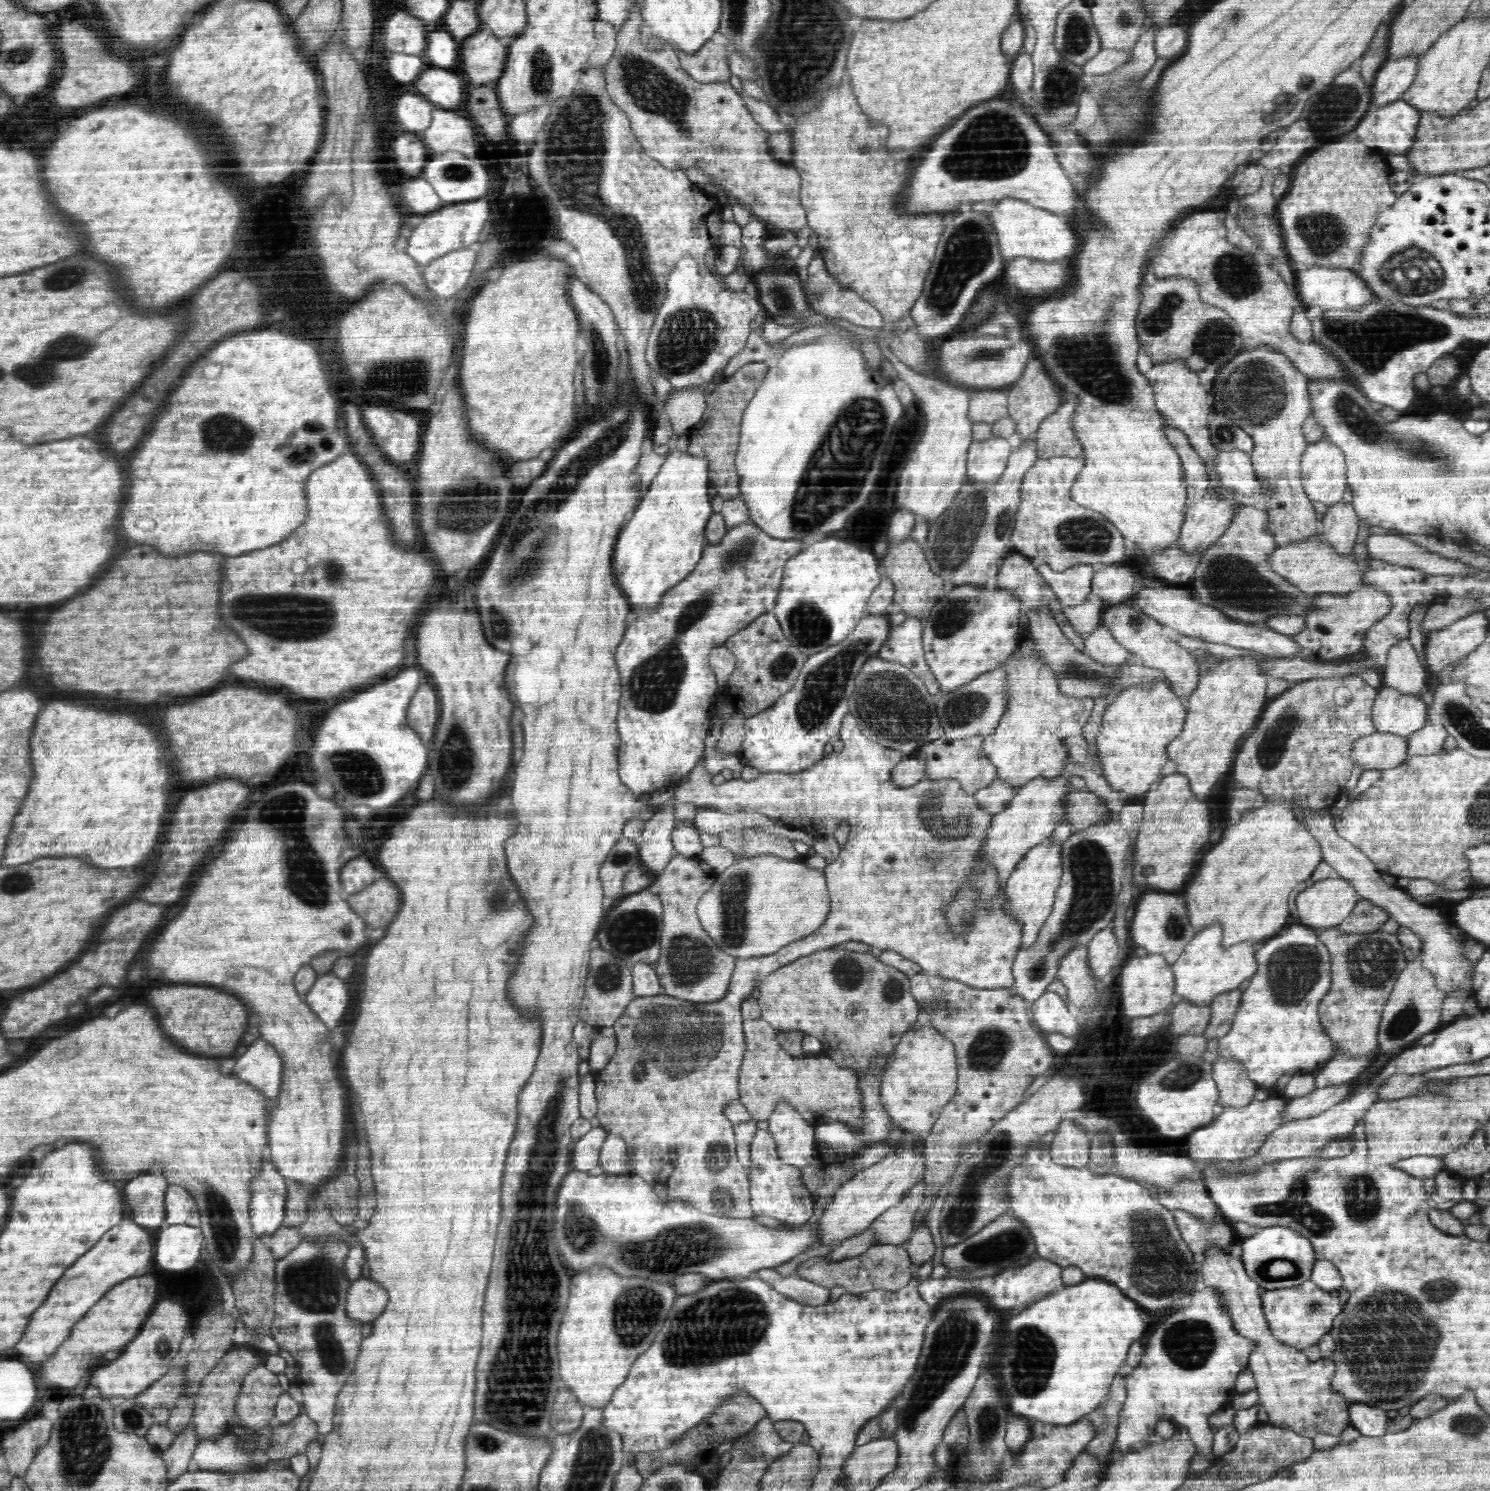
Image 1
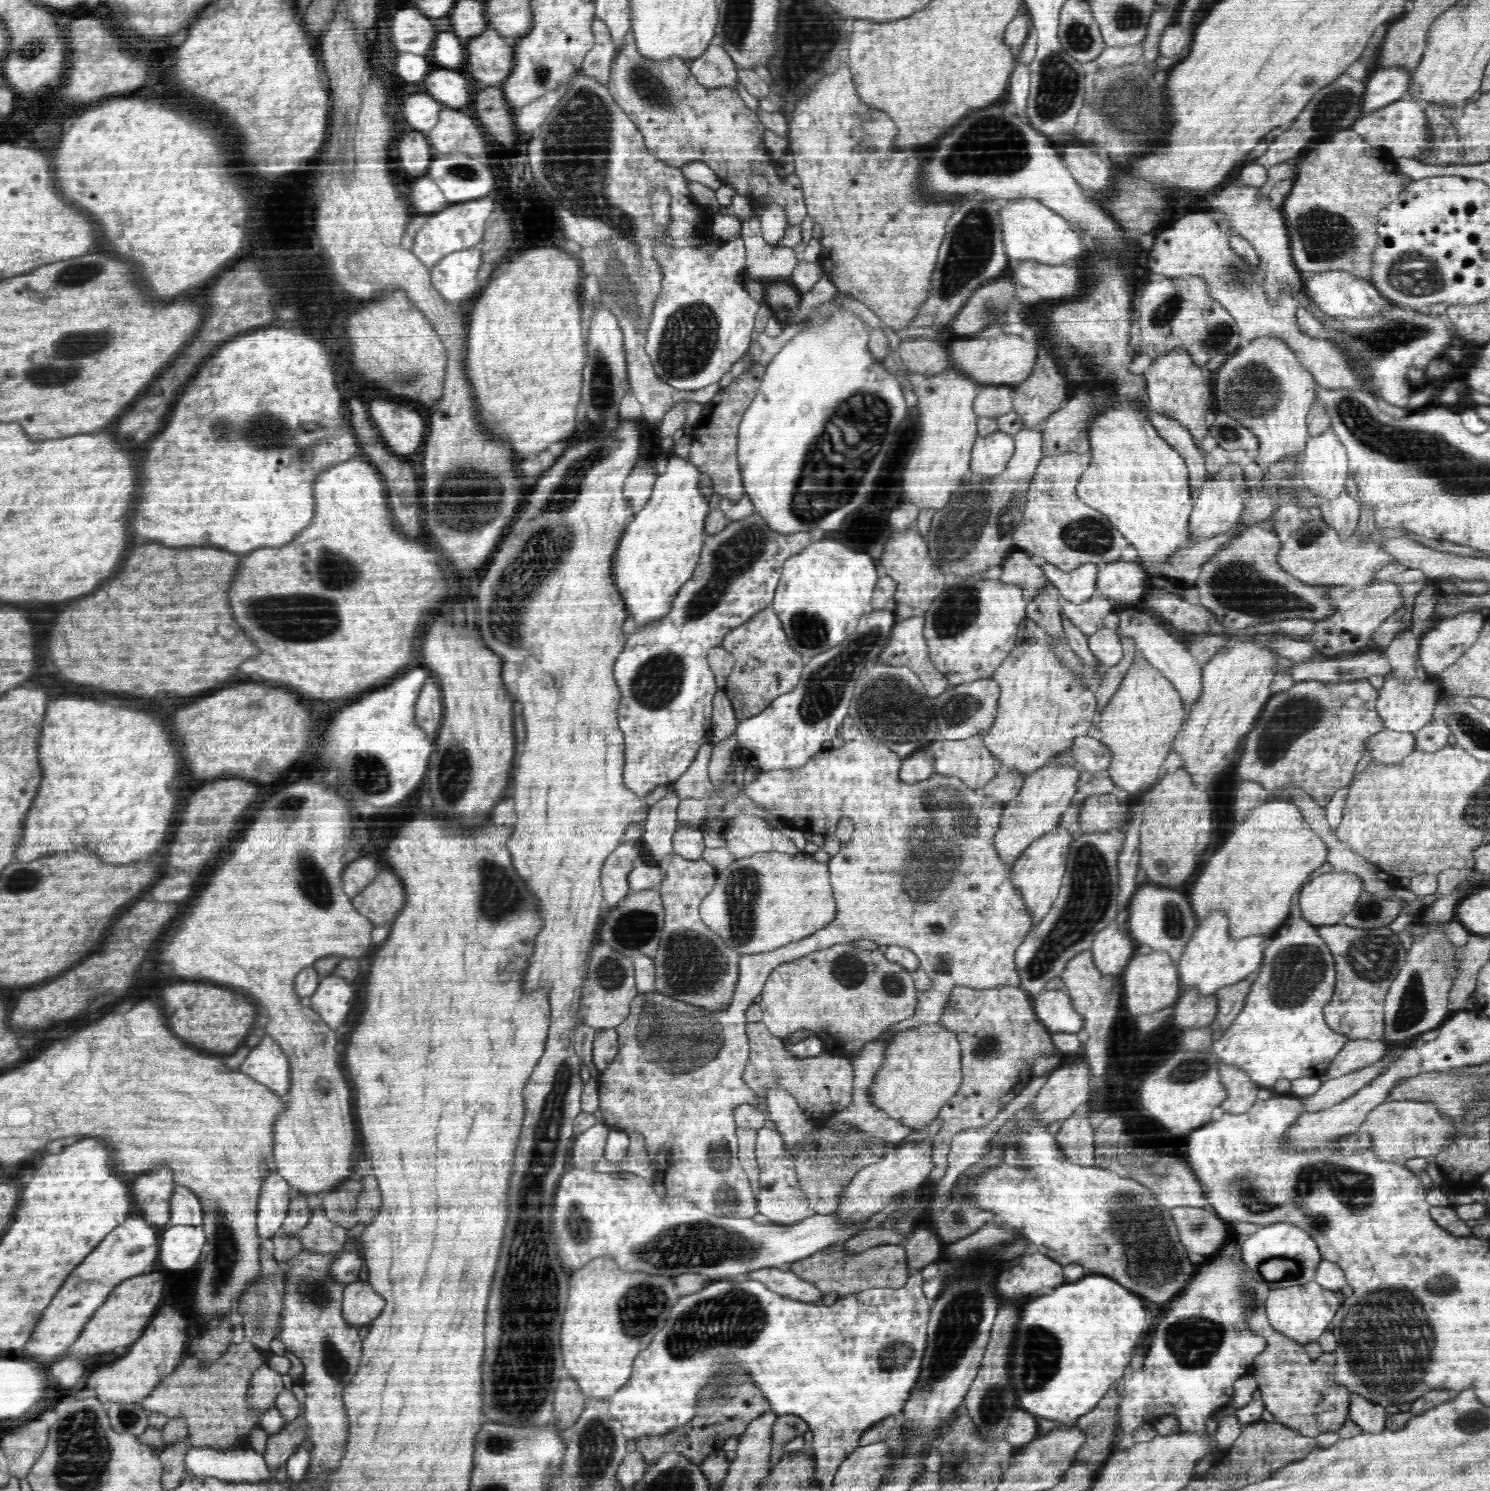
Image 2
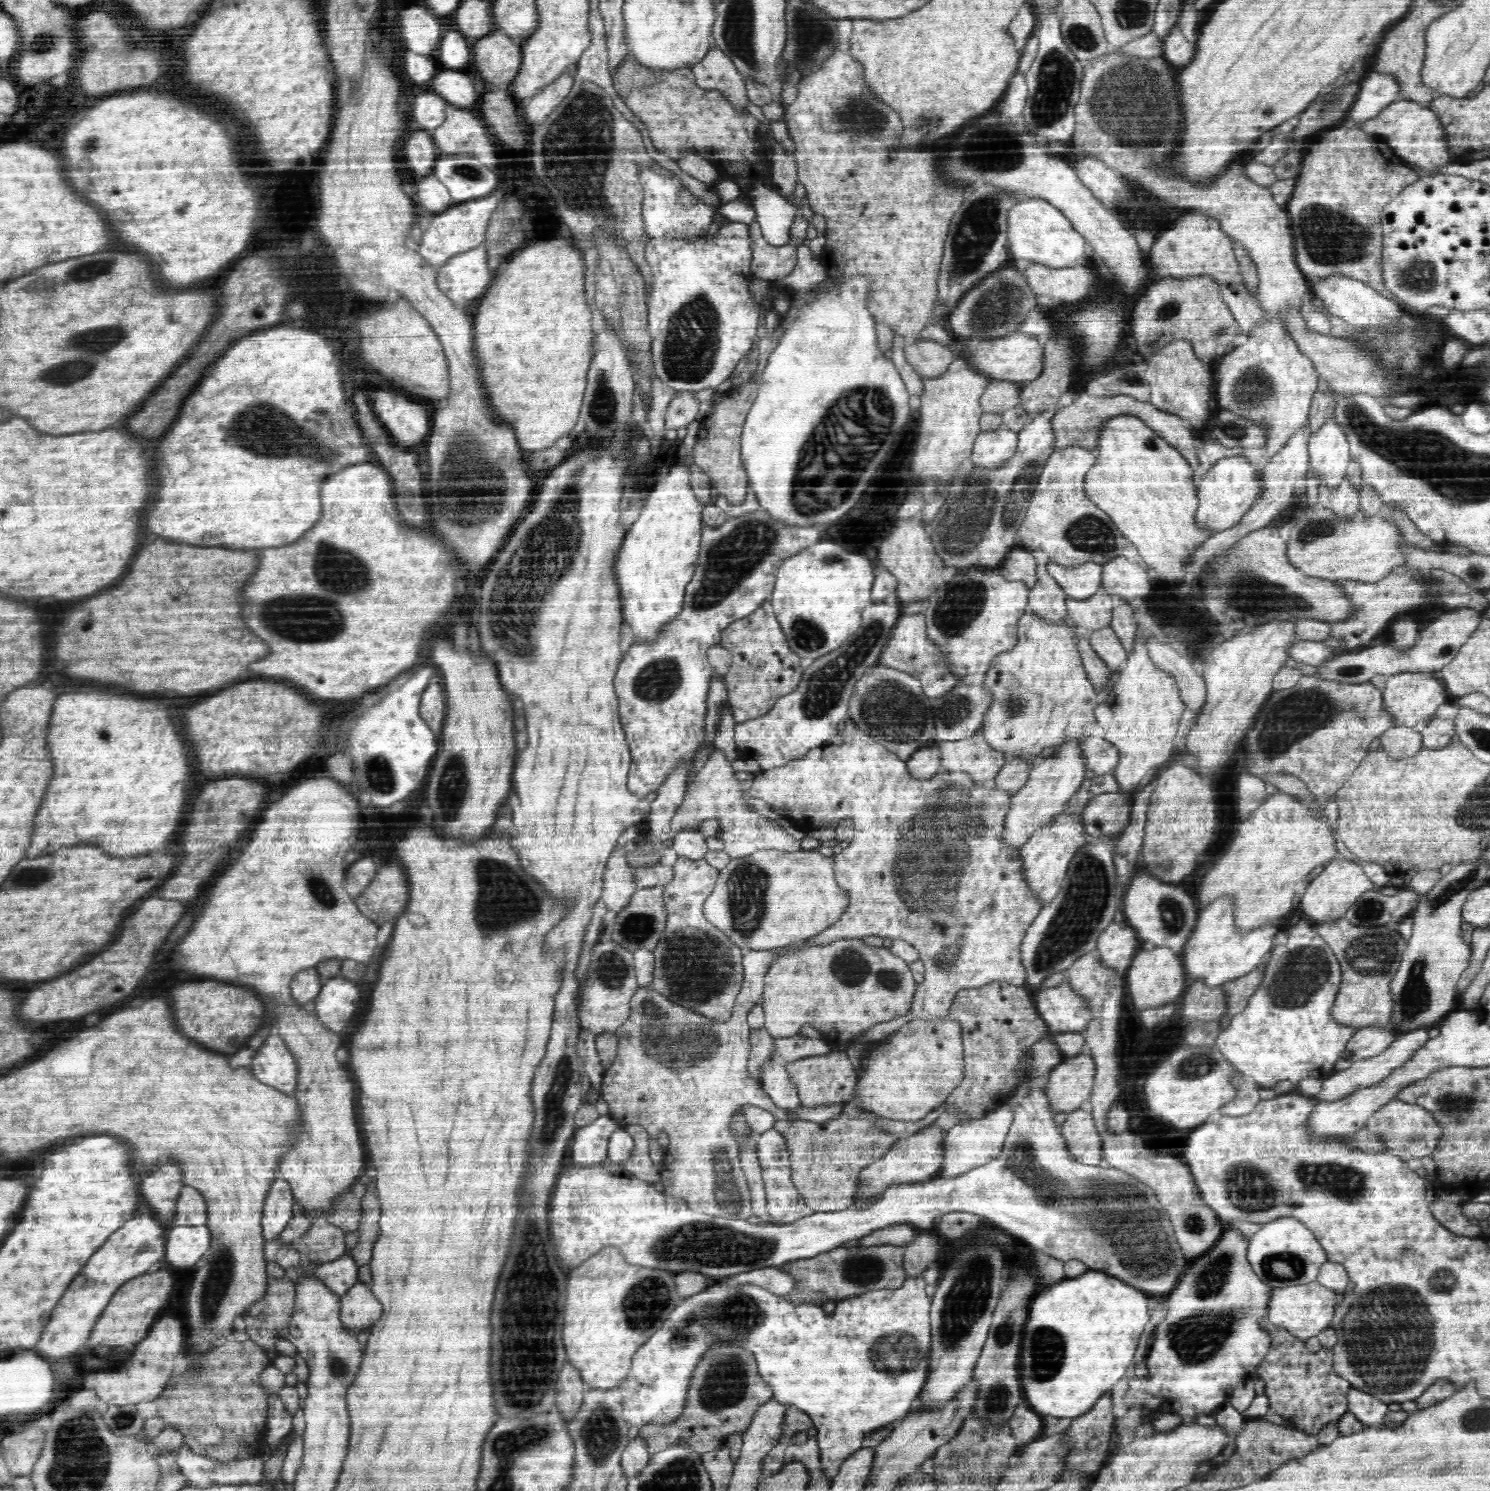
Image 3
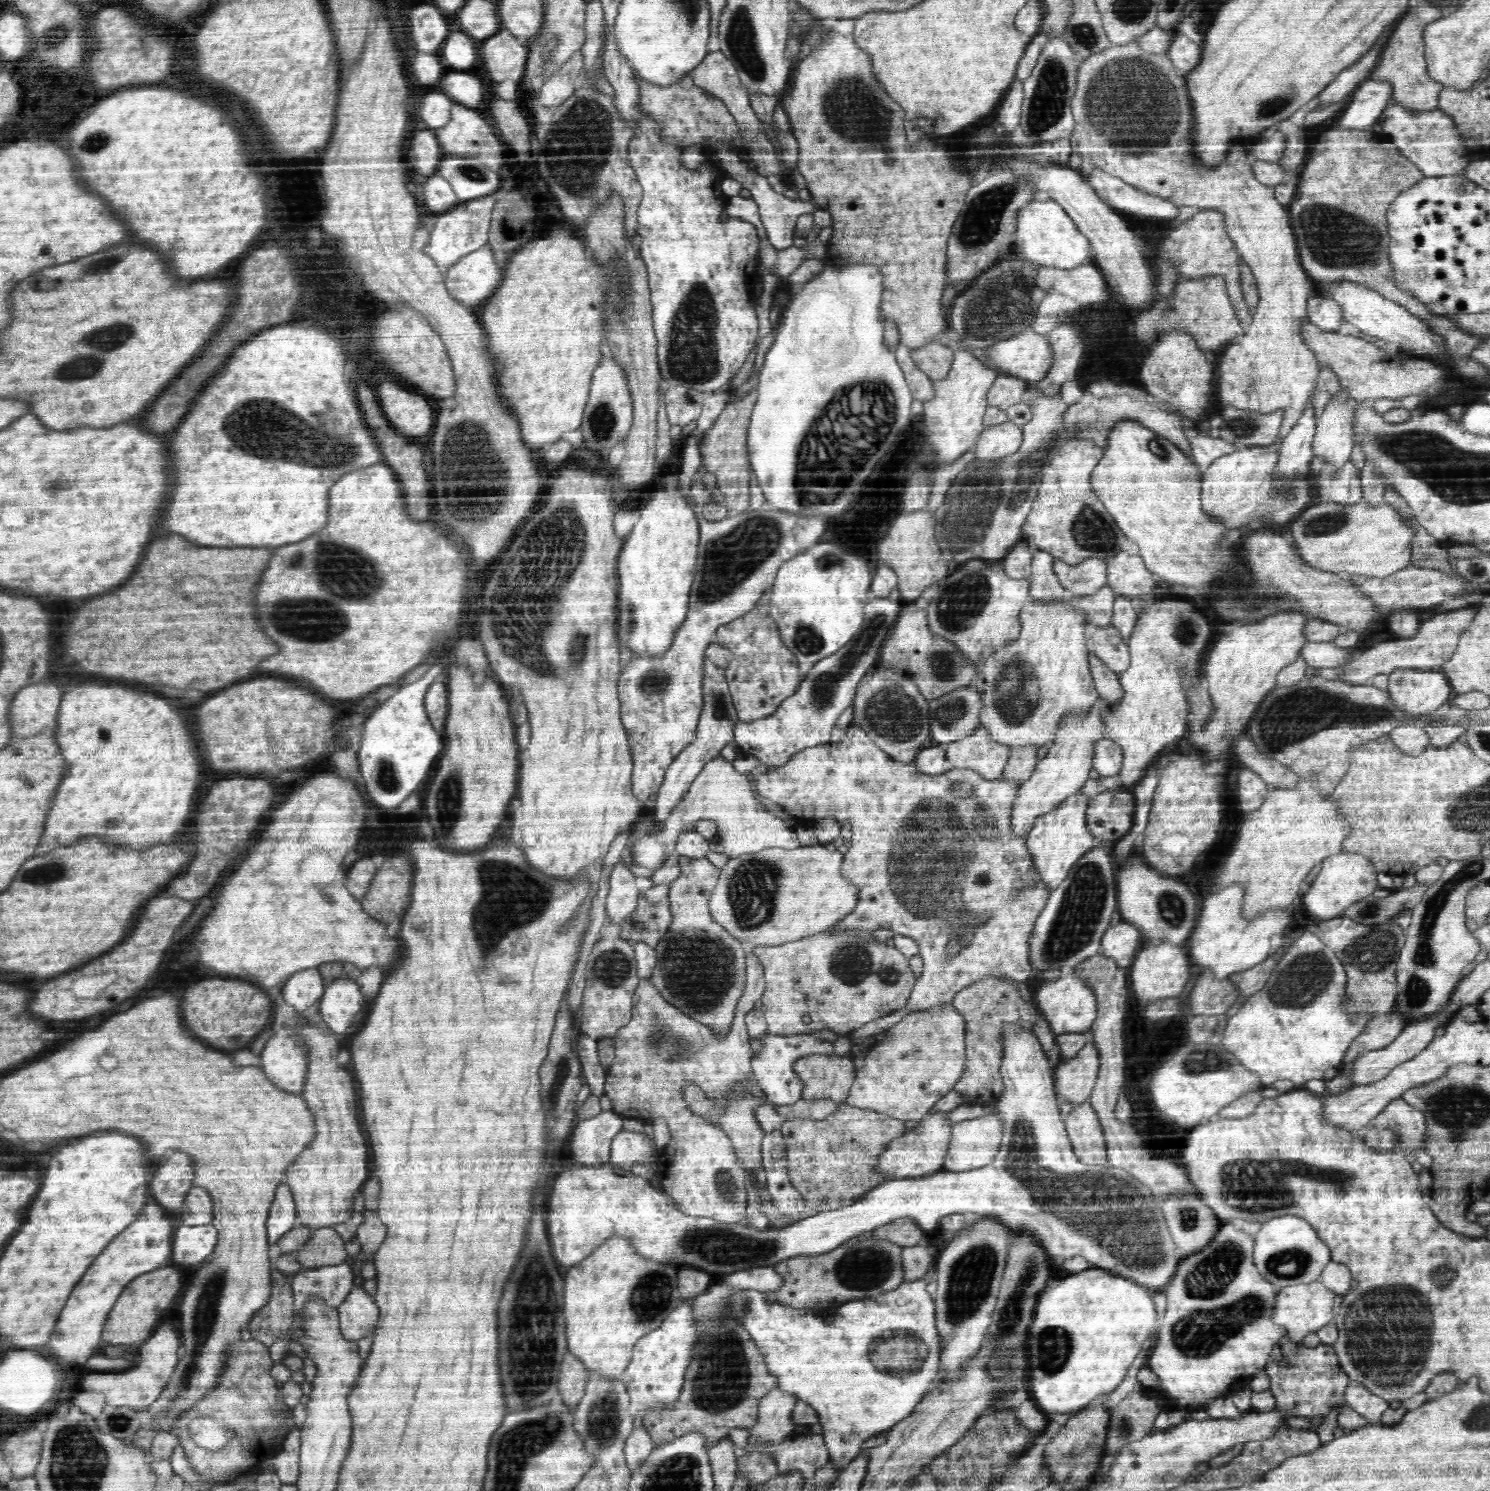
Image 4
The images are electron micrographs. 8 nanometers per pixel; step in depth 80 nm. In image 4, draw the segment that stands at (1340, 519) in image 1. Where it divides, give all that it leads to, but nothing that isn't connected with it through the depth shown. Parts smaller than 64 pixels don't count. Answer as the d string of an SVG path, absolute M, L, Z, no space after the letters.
M1351 460L1345 464L1336 465L1326 462L1317 476L1320 502L1336 501L1342 504L1352 504L1362 497L1360 485L1360 470Z

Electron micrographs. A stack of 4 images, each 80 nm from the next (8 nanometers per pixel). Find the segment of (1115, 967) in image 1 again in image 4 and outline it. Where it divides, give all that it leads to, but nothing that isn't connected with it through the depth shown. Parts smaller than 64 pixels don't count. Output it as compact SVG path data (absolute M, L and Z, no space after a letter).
M1120 920L1106 930L1101 941L1101 954L1113 958L1122 968L1129 968L1149 941L1144 930L1136 924Z

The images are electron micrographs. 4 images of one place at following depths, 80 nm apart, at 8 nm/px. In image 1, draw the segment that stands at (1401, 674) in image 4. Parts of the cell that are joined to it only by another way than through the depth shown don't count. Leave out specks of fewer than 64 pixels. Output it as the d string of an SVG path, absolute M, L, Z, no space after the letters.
M1383 685L1375 698L1372 720L1375 732L1390 732L1408 737L1420 730L1427 720L1430 703L1429 694L1418 696Z

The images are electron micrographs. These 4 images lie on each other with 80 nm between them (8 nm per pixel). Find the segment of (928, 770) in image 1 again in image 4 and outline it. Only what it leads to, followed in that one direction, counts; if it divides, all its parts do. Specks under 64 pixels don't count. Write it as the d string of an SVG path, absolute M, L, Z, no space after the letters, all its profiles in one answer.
M982 724L962 740L945 747L948 760L956 768L973 768L988 780L1002 778L1012 748L996 740L991 729Z

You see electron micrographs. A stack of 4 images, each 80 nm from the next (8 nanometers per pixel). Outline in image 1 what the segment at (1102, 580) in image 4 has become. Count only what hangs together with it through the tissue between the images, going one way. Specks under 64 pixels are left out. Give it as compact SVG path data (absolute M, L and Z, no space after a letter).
M1037 562L1037 566L1040 576L1047 581L1065 607L1084 603L1091 592L1091 582L1097 569L1095 565L1084 564L1056 572L1043 562Z

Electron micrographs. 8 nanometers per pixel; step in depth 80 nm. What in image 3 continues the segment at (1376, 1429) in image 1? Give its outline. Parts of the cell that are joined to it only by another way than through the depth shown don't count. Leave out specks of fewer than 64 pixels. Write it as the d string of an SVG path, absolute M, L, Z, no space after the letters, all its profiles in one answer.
M1350 1388L1347 1394L1349 1411L1365 1427L1384 1426L1384 1418L1388 1414L1388 1405L1378 1400L1371 1393L1362 1392L1358 1388Z

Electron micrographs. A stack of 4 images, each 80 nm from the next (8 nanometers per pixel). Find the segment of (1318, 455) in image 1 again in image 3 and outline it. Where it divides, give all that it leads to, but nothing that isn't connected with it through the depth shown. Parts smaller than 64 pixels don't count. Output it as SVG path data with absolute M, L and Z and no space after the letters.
M1334 416L1308 439L1308 457L1310 472L1316 474L1319 484L1336 488L1345 478L1350 448L1345 431Z

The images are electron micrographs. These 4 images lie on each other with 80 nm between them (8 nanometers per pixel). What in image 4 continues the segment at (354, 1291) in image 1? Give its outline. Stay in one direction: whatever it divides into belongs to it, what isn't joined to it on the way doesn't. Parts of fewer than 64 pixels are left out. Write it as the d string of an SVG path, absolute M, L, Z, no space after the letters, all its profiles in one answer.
M353 1287L348 1298L337 1308L340 1335L350 1344L372 1339L376 1334L379 1308L375 1299L363 1289Z

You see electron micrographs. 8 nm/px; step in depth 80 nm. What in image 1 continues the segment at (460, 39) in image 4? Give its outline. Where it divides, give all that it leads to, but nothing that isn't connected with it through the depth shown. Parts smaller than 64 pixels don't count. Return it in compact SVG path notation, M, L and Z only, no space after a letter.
M447 30L432 32L428 35L428 46L423 50L422 55L428 66L450 68L456 64L460 48L461 46L458 46L454 37Z

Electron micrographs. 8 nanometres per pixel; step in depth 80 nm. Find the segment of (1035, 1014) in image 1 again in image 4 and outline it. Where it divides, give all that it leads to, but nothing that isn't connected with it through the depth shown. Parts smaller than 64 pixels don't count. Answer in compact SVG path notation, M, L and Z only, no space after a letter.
M1065 969L1060 976L1042 984L1036 990L1034 1004L1037 1010L1048 1021L1055 1035L1064 1033L1088 1034L1097 1017L1098 998L1095 994L1094 985L1087 976L1080 976L1078 969Z

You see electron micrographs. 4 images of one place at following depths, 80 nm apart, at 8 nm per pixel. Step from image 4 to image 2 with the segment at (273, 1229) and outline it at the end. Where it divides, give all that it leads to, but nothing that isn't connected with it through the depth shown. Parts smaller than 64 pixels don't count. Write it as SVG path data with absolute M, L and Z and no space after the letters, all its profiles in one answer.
M275 1171L264 1178L256 1219L260 1238L272 1238L280 1234L280 1228L288 1216L288 1207L291 1206L291 1197L289 1182Z

